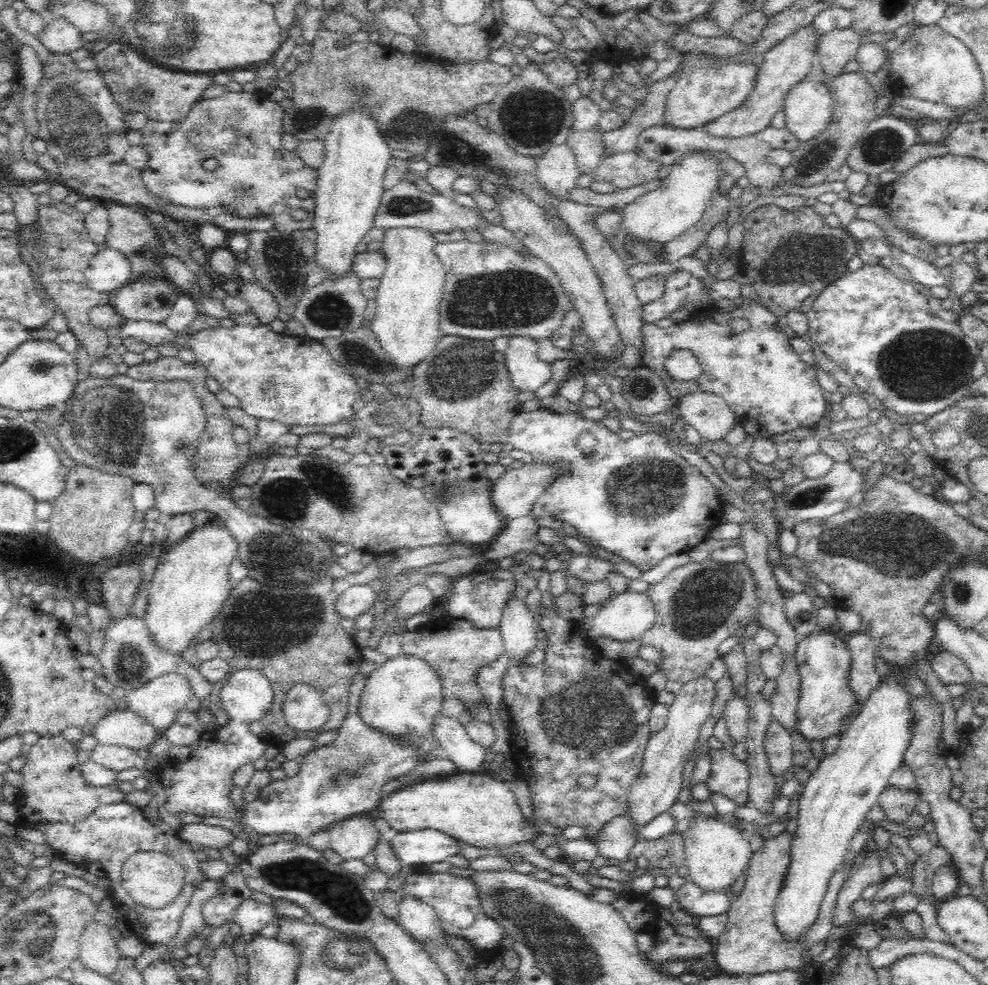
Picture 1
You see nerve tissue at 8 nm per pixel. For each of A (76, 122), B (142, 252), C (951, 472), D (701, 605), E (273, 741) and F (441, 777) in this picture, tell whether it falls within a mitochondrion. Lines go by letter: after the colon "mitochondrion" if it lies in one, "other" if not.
A: mitochondrion
B: mitochondrion
C: other
D: mitochondrion
E: other
F: other

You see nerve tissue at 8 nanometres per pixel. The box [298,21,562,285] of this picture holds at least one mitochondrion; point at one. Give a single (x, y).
(456, 150)

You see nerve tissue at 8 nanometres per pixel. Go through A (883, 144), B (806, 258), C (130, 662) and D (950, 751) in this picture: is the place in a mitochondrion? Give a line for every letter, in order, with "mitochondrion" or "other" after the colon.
A: mitochondrion
B: mitochondrion
C: mitochondrion
D: other

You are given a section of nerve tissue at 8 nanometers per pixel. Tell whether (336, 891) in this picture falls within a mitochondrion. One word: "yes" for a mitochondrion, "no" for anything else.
yes

